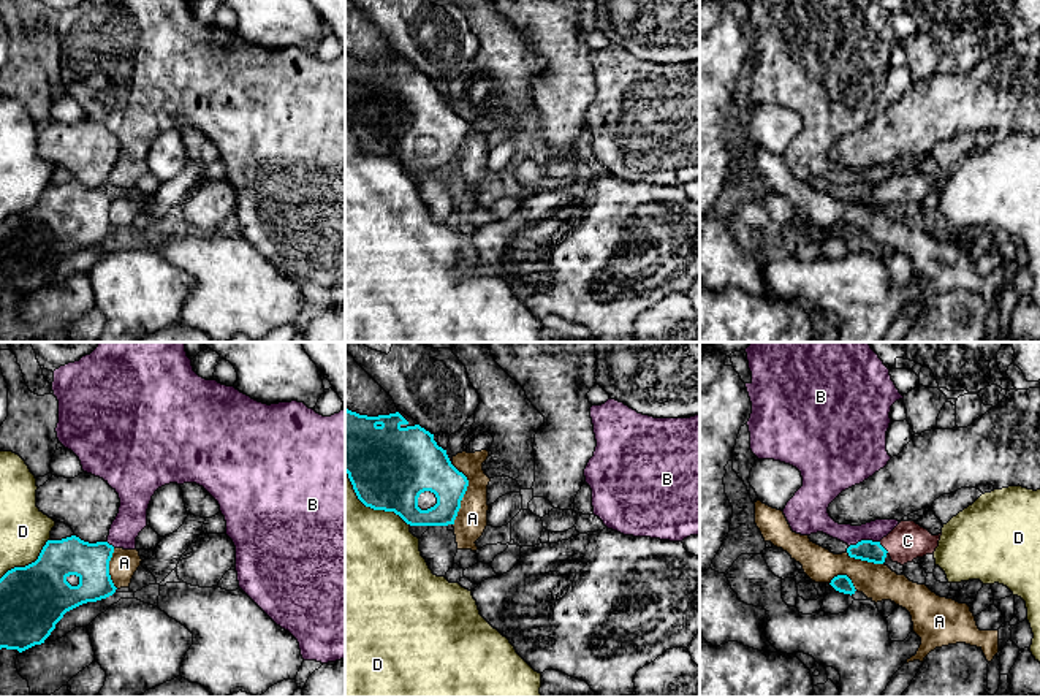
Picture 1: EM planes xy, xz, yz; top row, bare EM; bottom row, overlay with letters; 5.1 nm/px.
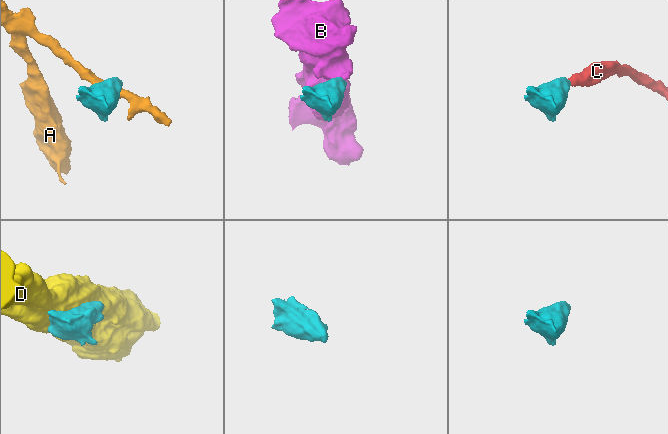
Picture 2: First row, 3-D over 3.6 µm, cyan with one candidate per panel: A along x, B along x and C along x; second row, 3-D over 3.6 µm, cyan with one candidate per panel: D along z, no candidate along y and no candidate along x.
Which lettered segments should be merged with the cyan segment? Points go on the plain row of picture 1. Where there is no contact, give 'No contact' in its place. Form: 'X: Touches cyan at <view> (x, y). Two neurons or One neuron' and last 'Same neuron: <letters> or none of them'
A: Touches cyan at xz (464, 138). Two neurons
B: Touches cyan at yz (863, 186). Two neurons
C: Touches cyan at yz (882, 192). One neuron
D: Touches cyan at xz (371, 152). Two neurons
Same neuron: C

